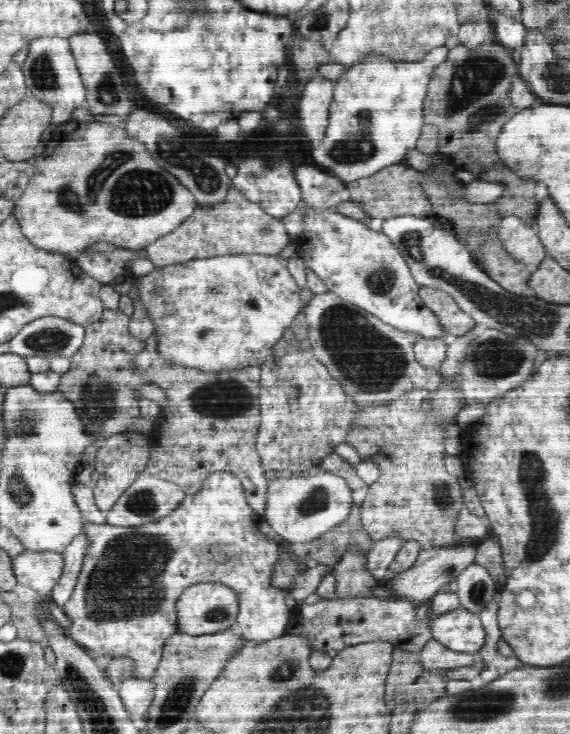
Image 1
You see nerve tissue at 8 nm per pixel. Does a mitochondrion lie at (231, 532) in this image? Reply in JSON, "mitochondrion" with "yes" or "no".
{"mitochondrion":"no"}

